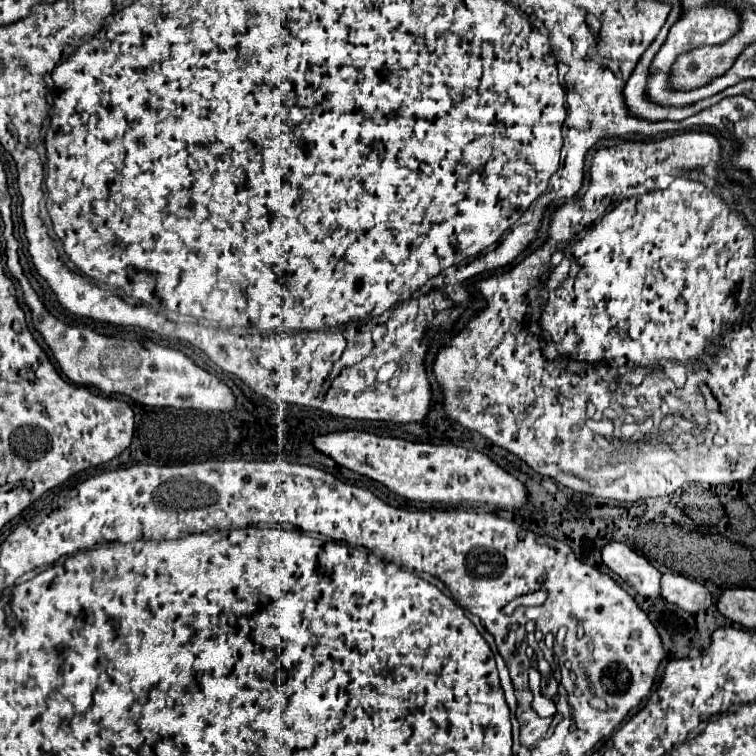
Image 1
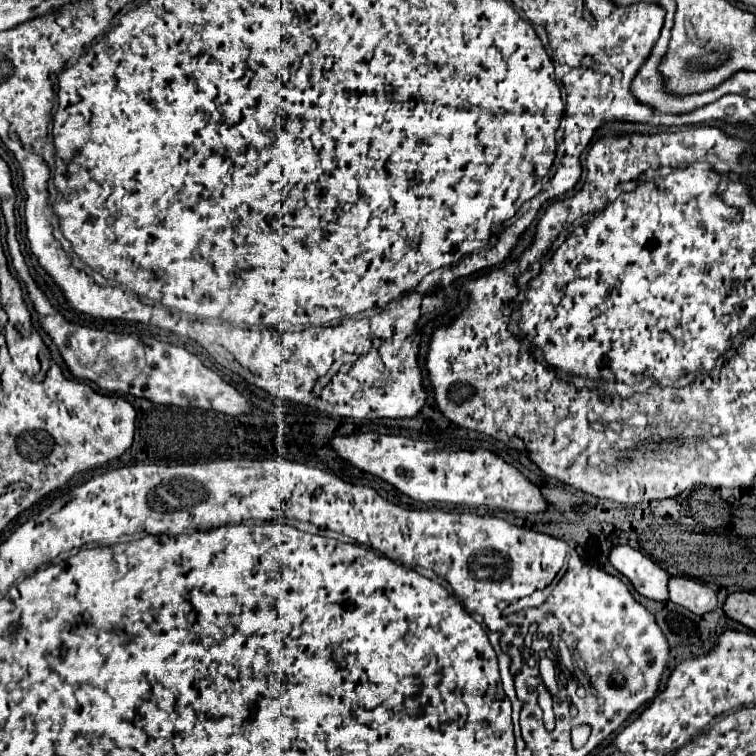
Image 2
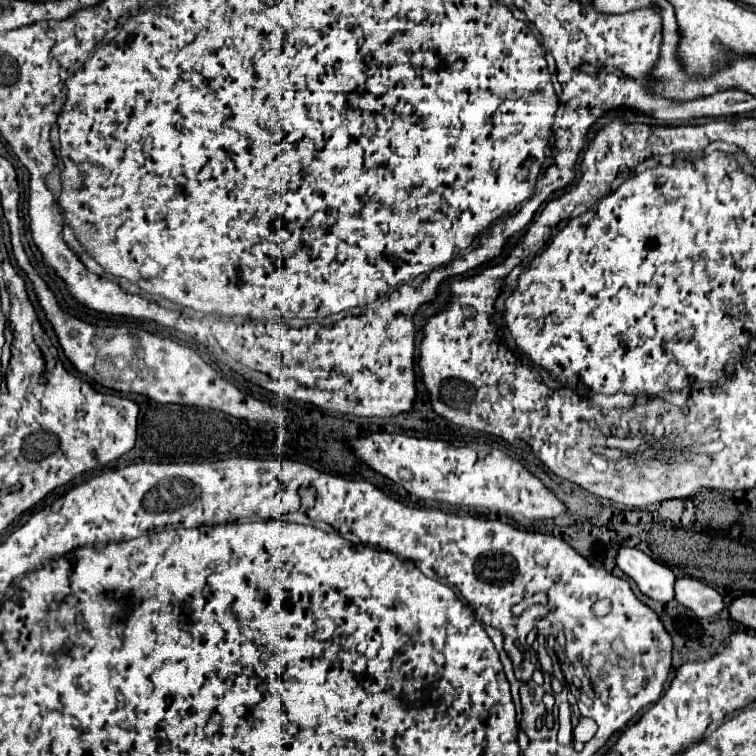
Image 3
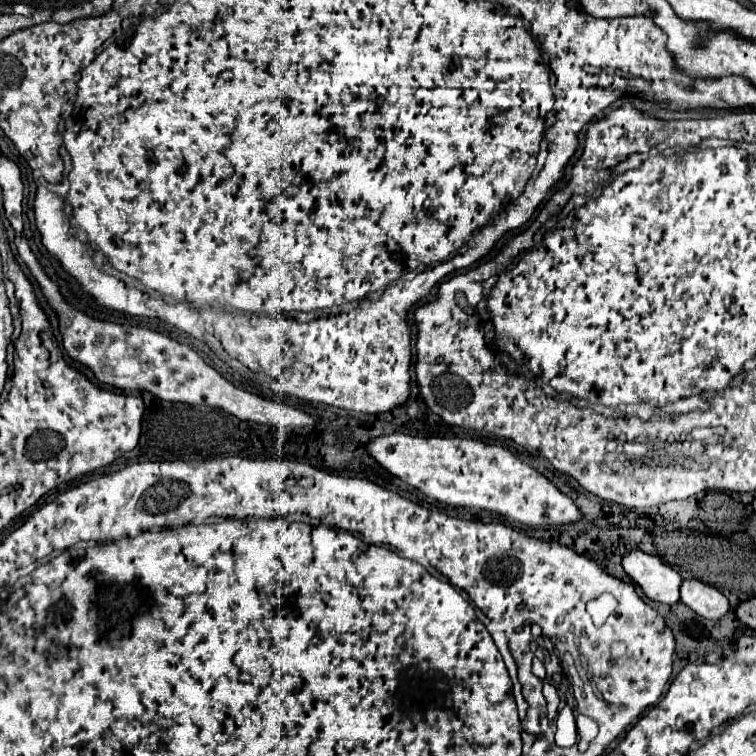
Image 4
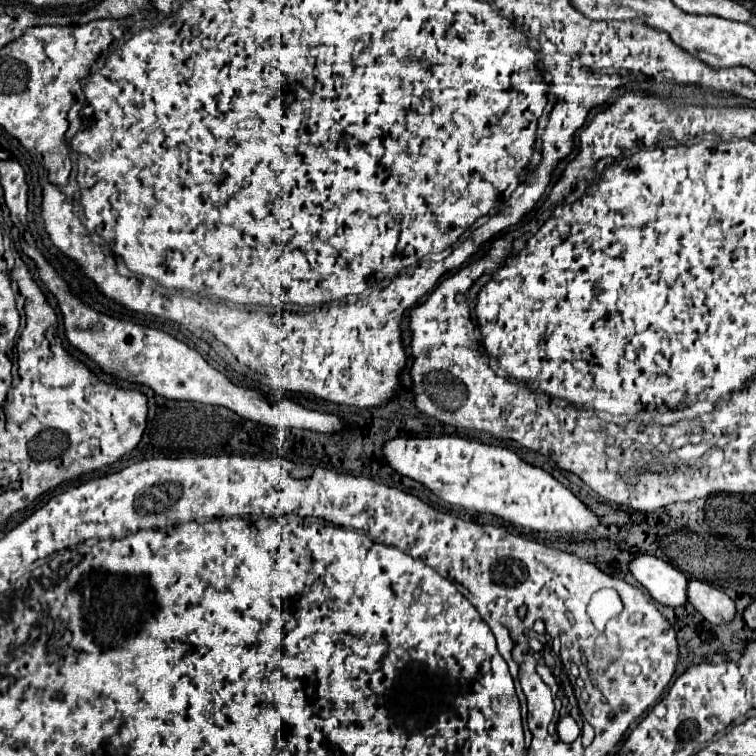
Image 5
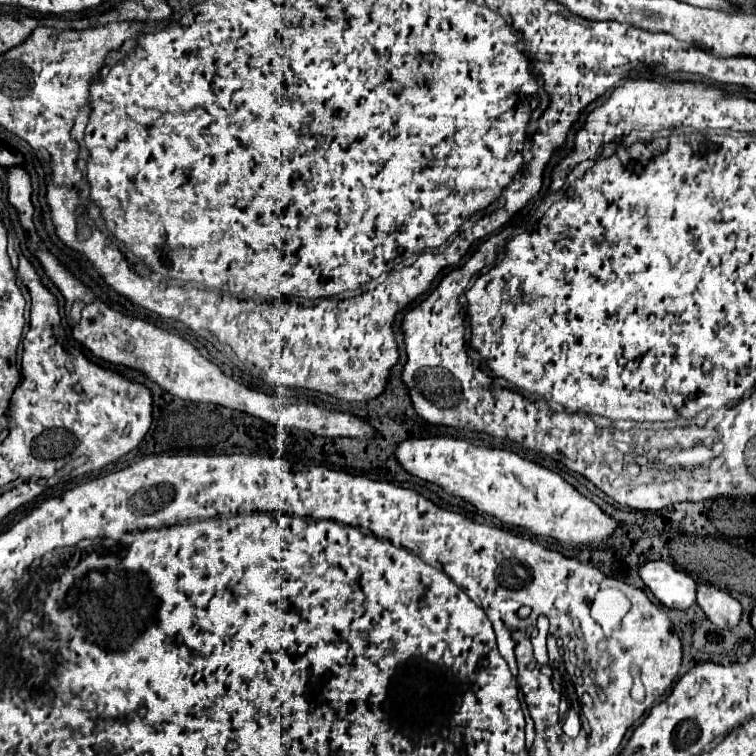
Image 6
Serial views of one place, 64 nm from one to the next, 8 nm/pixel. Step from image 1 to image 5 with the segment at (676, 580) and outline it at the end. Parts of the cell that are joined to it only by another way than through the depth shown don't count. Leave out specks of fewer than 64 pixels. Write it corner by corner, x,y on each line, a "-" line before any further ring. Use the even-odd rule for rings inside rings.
690,580
690,586
686,588
686,598
688,604
692,604
694,610
712,624
728,624
736,614
734,600
728,598
720,588
704,580

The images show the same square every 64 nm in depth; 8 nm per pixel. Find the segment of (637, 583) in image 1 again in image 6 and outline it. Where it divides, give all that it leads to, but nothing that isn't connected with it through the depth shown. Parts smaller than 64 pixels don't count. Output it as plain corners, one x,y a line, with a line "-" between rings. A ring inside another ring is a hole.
648,560
638,566
642,582
666,608
686,610
696,604
696,580
664,560

